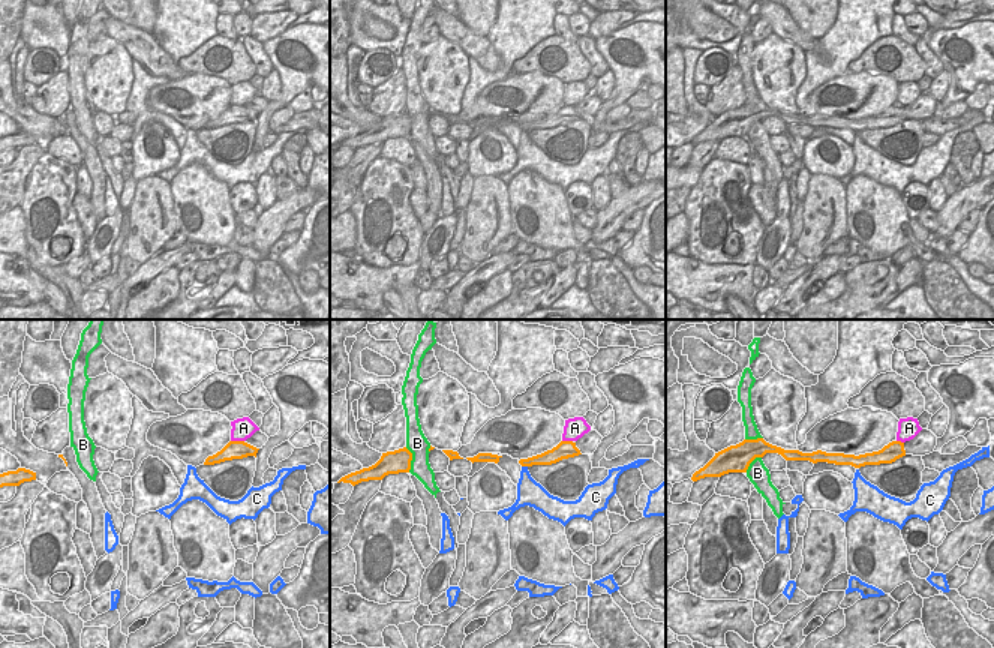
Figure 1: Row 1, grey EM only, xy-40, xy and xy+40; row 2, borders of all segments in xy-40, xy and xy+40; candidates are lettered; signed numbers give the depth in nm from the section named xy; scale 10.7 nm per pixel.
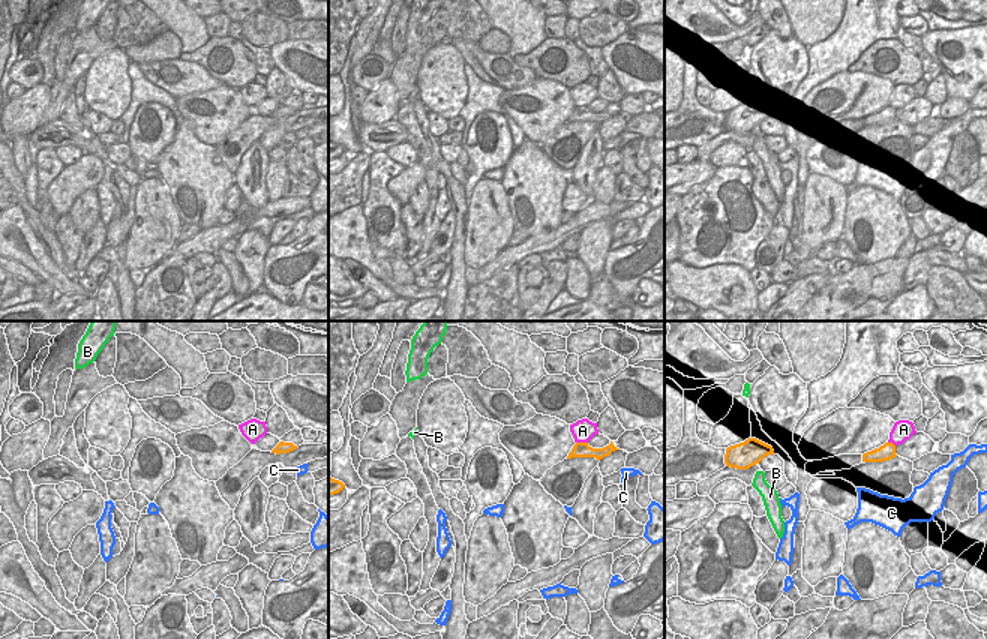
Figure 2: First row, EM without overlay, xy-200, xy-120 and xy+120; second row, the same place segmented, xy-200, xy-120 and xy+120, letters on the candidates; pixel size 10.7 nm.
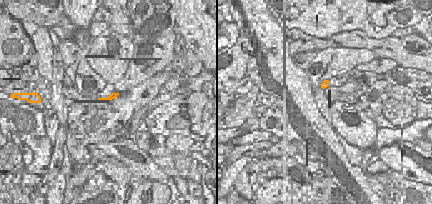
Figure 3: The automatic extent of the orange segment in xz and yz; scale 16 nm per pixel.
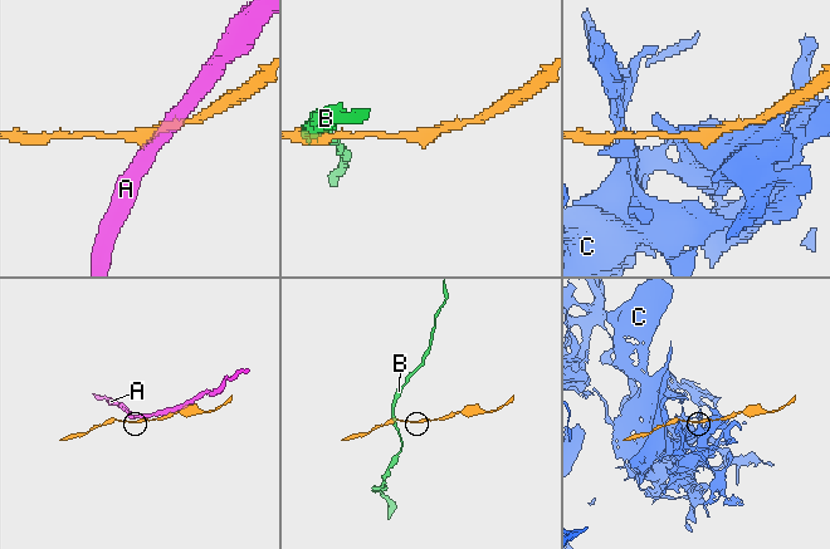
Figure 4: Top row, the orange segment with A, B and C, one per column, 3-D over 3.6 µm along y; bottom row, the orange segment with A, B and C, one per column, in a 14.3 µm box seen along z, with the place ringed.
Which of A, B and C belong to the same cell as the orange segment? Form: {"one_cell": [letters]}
{"one_cell": []}

